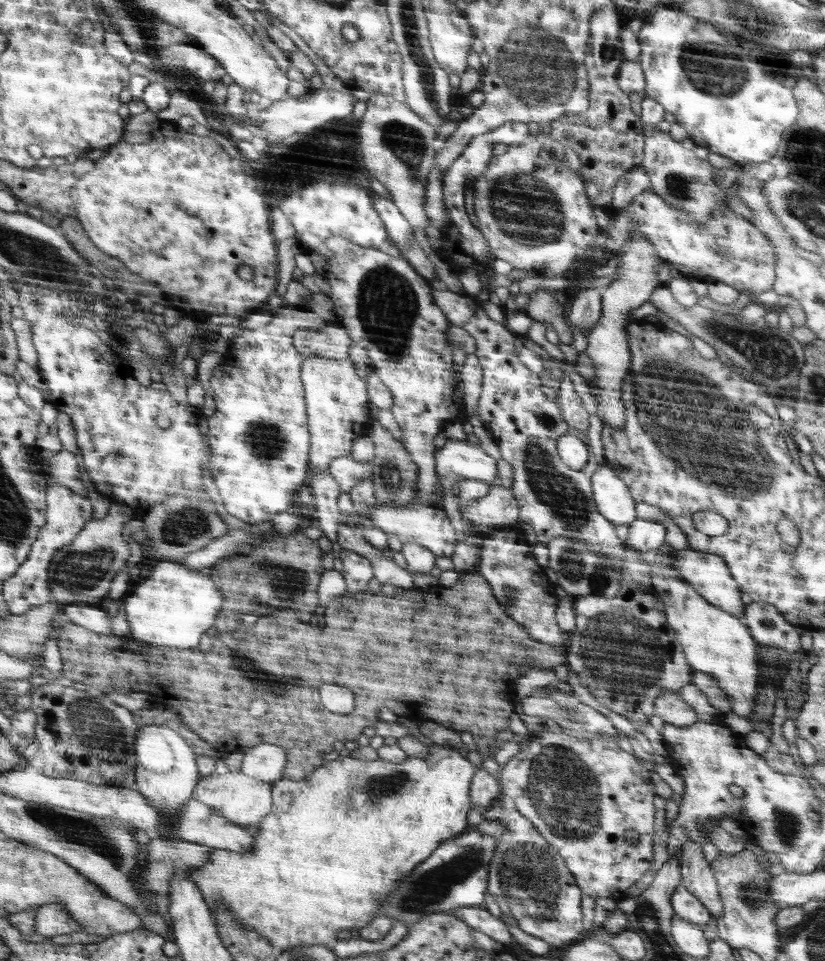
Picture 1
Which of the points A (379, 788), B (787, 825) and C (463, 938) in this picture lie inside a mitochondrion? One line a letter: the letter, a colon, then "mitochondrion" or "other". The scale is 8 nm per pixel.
A: mitochondrion
B: mitochondrion
C: other

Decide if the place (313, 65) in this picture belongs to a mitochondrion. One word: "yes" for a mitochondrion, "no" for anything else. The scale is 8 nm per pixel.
no

